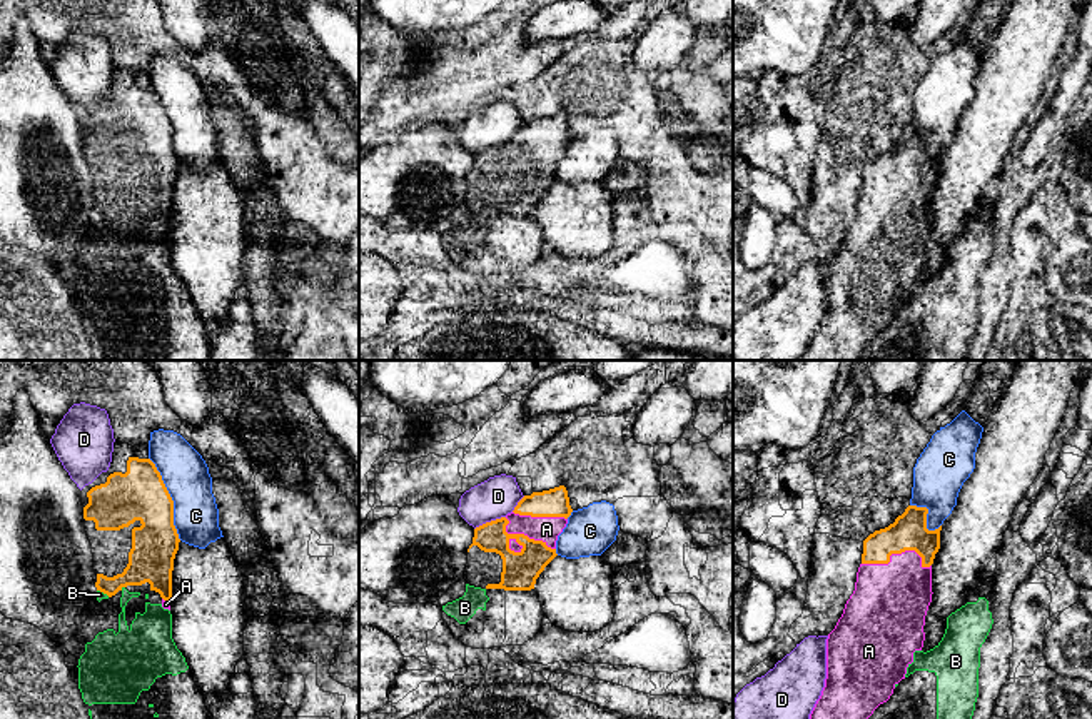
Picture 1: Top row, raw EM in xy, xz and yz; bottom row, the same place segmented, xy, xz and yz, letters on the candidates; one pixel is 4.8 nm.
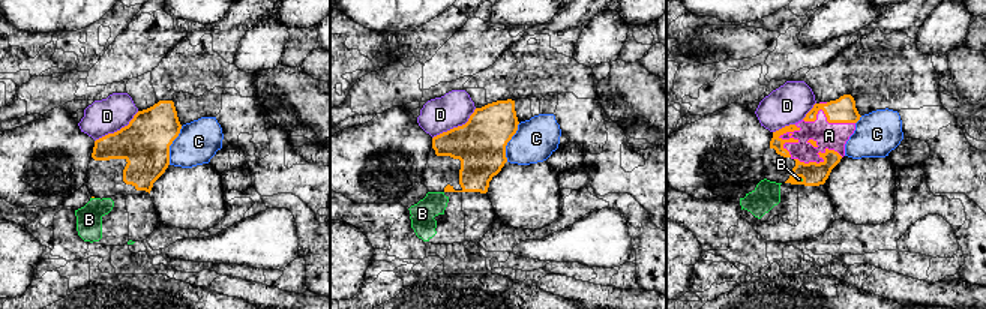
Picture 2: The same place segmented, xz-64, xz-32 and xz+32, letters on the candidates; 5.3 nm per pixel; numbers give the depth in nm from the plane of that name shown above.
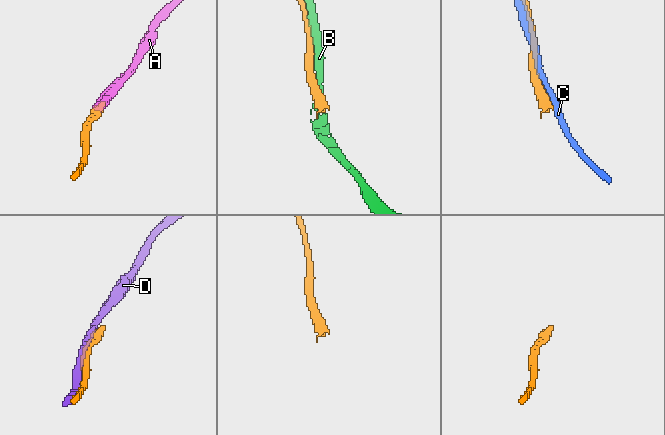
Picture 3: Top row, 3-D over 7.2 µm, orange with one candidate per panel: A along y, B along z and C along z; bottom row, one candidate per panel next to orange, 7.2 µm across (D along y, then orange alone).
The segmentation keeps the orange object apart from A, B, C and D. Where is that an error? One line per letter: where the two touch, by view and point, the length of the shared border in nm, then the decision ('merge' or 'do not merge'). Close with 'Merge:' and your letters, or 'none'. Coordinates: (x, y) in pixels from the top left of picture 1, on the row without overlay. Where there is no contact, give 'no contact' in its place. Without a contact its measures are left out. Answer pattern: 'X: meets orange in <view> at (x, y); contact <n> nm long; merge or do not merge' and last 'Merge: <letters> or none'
A: meets orange in yz at (897, 179); contact 340 nm long; merge
B: meets orange in xy at (122, 212); contact 30 nm long; do not merge
C: meets orange in xy at (171, 125); contact 420 nm long; do not merge
D: meets orange in xz at (491, 147); contact 170 nm long; do not merge
Merge: A

